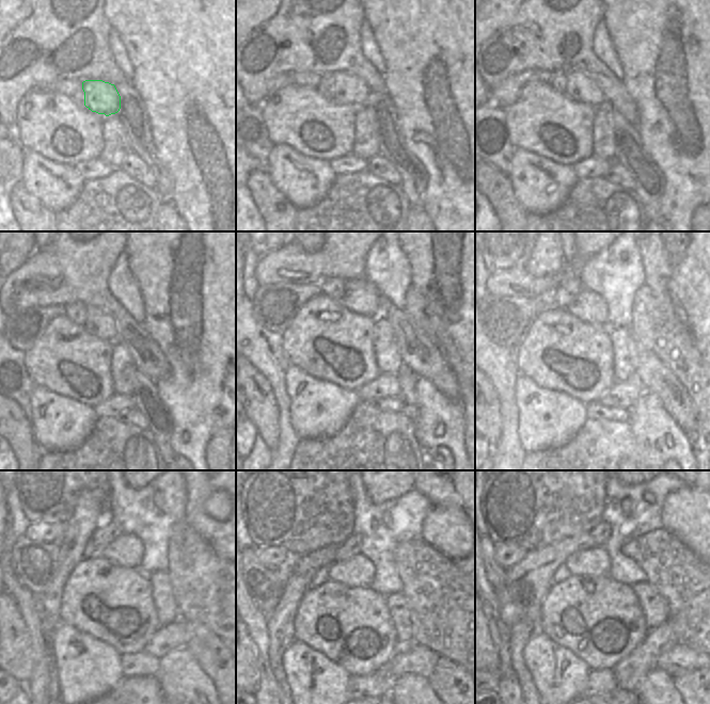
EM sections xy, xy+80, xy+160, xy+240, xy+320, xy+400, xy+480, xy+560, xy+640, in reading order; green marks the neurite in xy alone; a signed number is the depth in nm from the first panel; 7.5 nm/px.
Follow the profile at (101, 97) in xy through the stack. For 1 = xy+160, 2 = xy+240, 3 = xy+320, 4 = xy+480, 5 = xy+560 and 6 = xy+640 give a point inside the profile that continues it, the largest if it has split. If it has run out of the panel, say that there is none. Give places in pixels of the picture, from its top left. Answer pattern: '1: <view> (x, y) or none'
1: xy+160 (580, 84)
2: xy+240 (104, 323)
3: xy+320 (360, 297)
4: xy+480 (126, 550)
5: xy+560 (358, 571)
6: xy+640 (594, 561)

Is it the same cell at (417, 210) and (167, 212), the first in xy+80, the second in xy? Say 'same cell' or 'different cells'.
same cell

